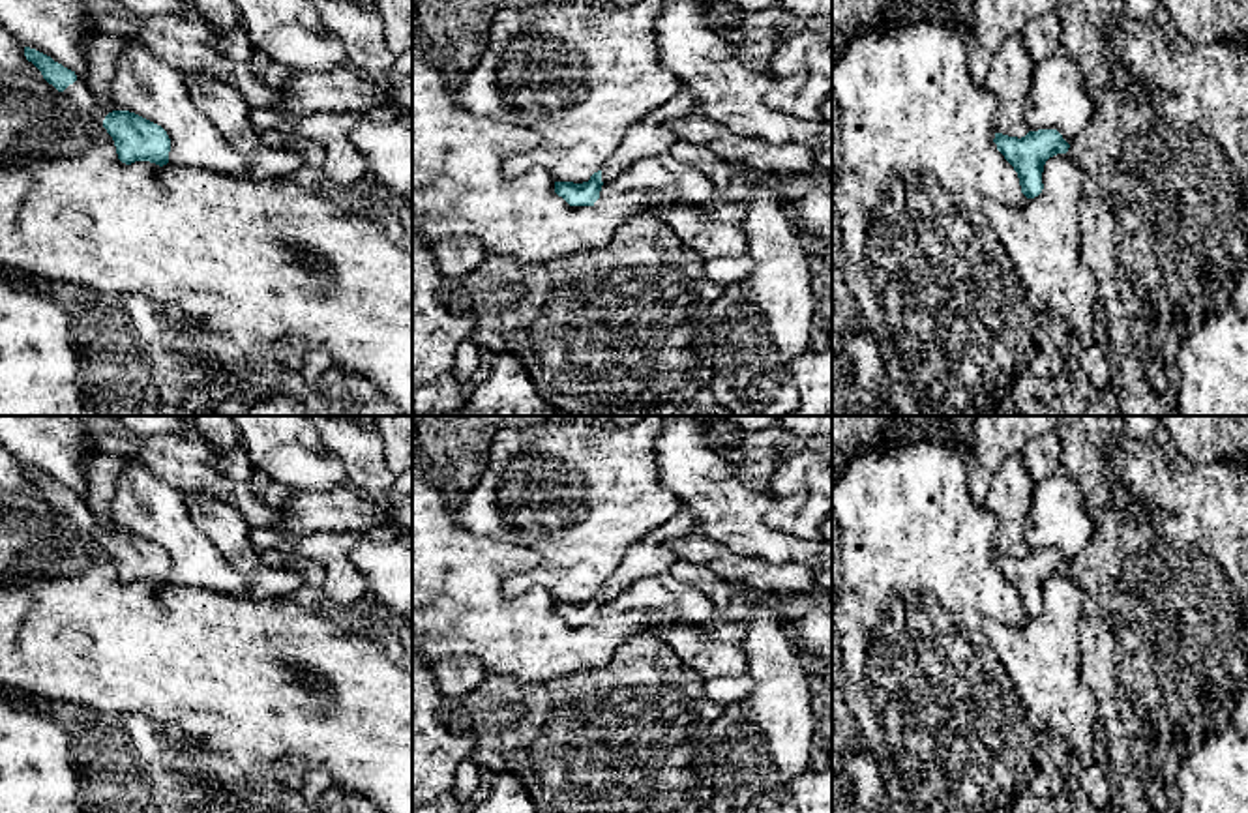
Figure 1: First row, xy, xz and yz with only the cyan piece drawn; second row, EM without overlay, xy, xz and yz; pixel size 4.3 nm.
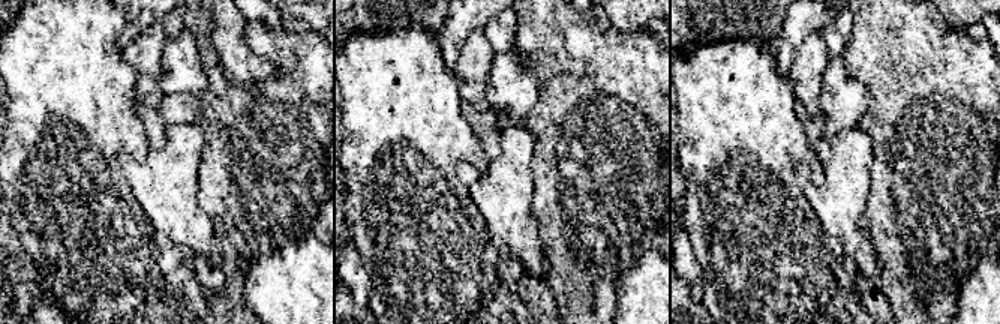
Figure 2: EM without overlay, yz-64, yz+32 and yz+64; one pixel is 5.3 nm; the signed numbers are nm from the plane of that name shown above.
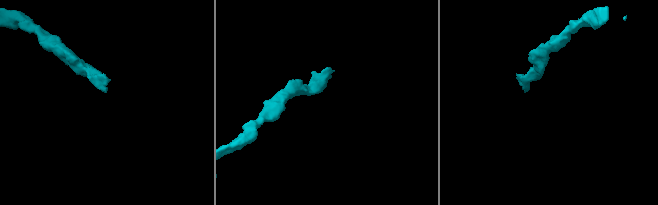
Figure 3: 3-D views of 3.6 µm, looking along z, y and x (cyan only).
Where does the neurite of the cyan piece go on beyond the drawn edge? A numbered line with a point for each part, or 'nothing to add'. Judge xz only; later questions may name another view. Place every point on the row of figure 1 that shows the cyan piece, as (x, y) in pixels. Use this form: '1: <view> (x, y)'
1: xz (651, 135)

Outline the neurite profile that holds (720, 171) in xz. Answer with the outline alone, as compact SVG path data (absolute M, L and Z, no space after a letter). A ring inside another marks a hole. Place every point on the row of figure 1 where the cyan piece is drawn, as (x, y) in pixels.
M676 139L669 154L708 176L714 184L714 195L721 193L733 180L733 165L701 144Z

